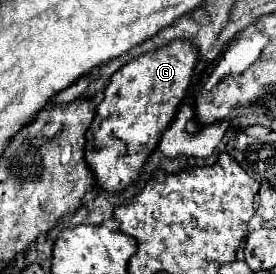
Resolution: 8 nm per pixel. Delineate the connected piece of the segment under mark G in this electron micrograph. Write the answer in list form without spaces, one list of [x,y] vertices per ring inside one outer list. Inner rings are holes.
[[[173,40],[167,46],[139,54],[109,78],[105,98],[97,106],[97,114],[85,134],[85,158],[101,190],[121,192],[137,180],[141,166],[157,148],[163,130],[187,96],[199,58],[199,48],[193,42]]]

